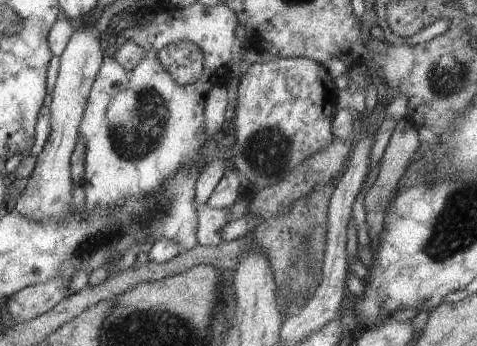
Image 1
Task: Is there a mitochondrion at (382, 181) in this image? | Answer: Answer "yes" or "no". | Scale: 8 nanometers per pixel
no

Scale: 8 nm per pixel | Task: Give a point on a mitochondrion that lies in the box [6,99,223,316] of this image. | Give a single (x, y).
(158, 212)

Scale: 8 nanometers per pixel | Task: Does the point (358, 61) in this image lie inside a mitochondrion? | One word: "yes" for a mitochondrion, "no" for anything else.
no

